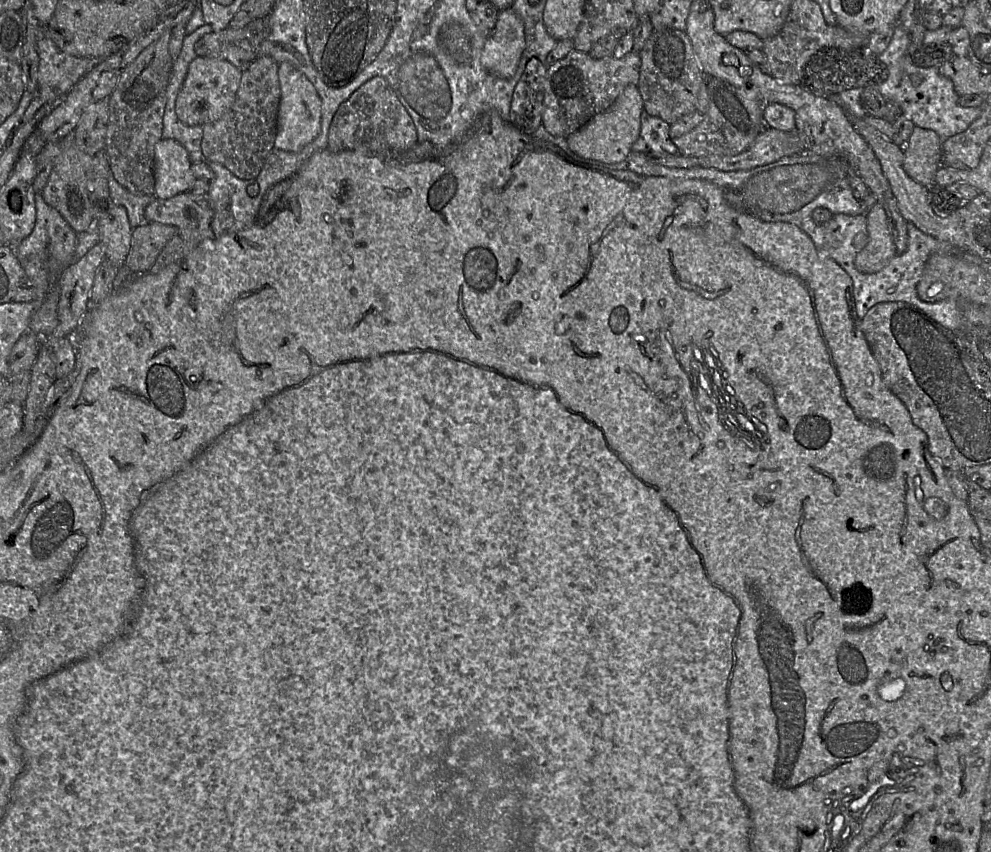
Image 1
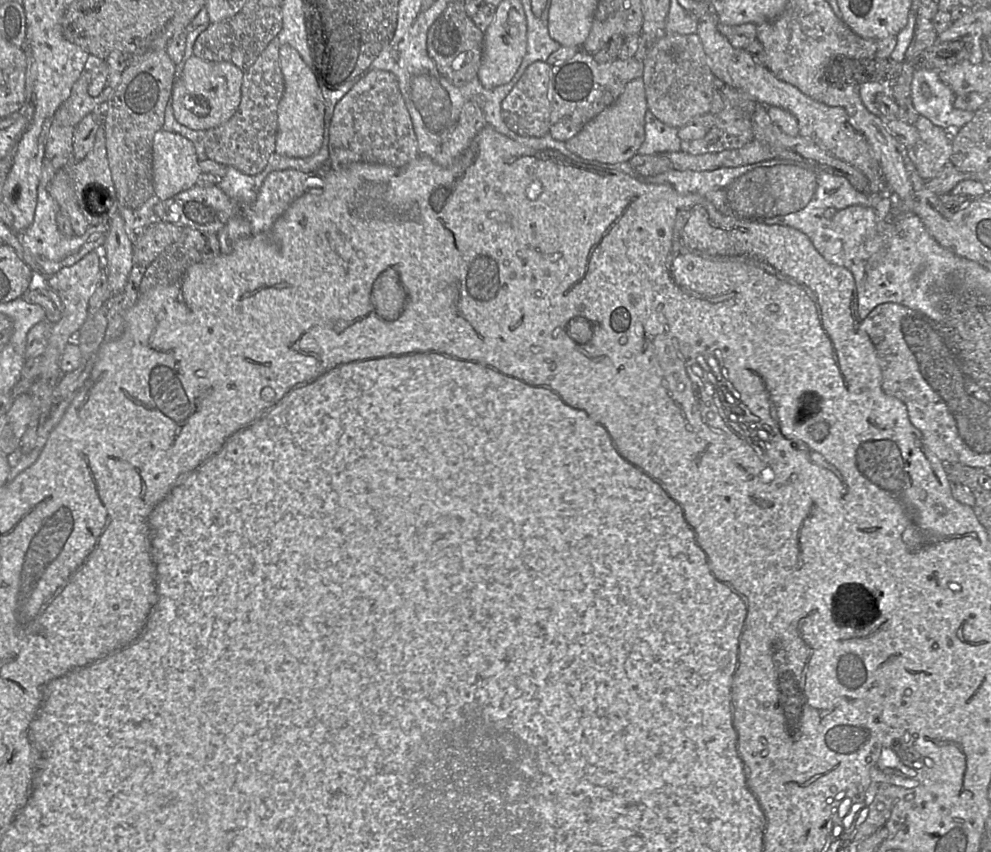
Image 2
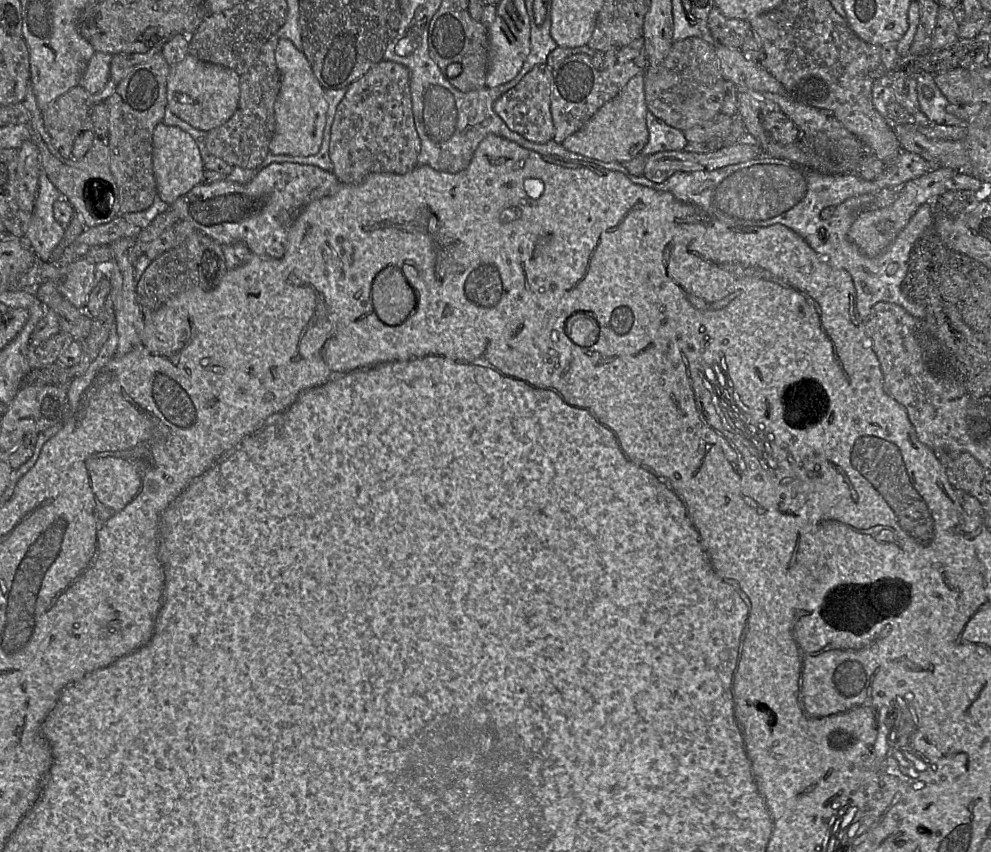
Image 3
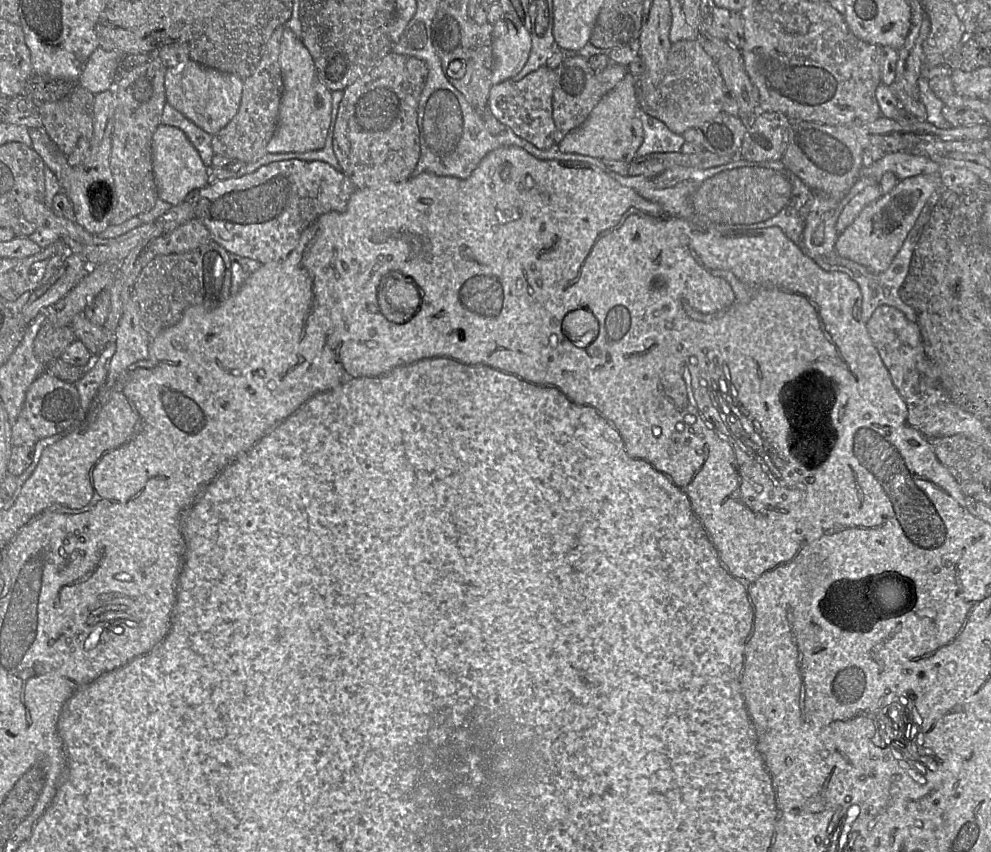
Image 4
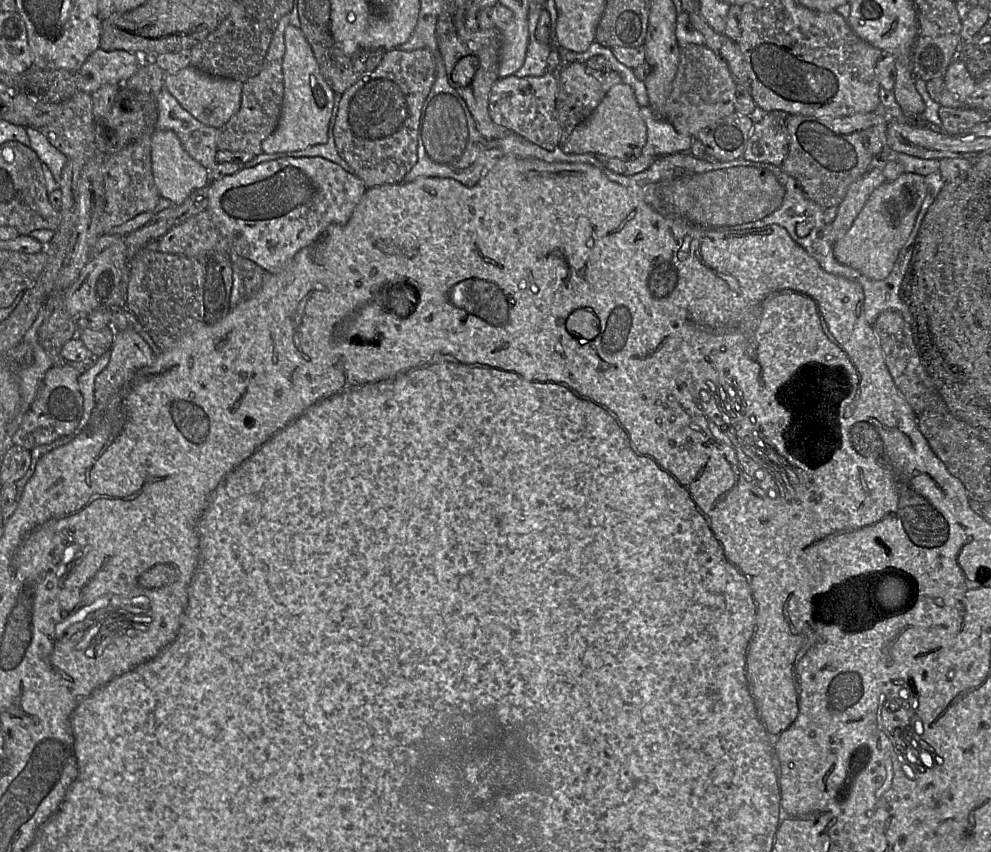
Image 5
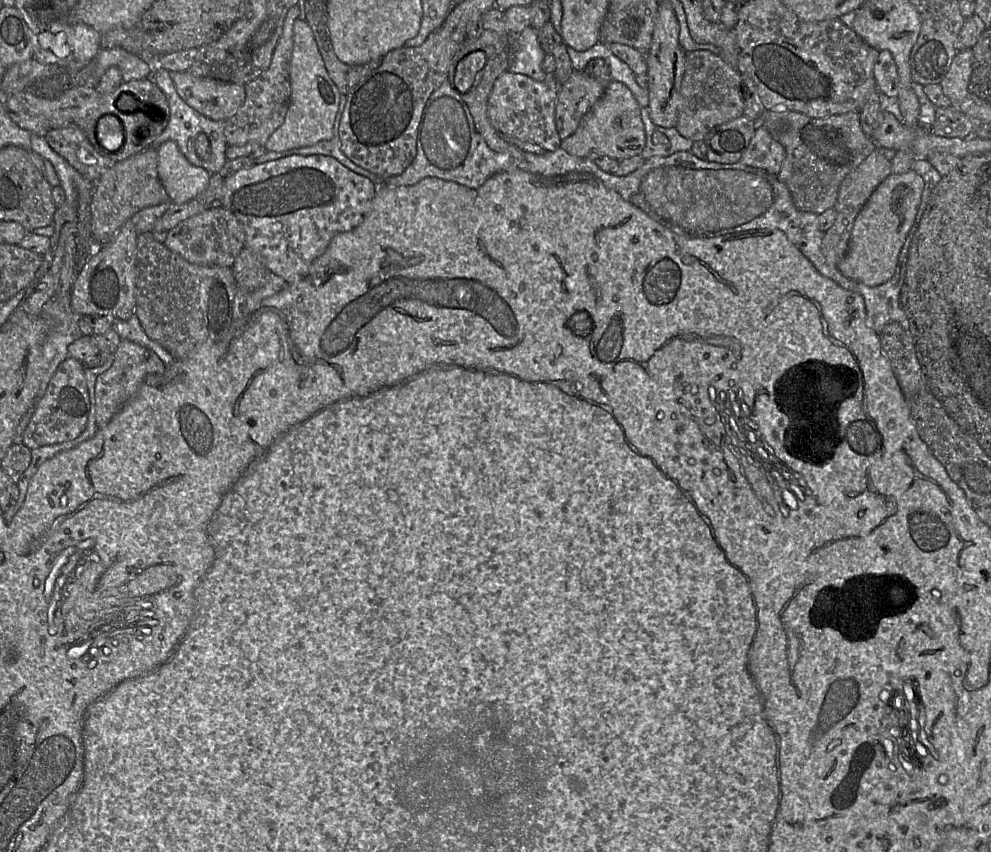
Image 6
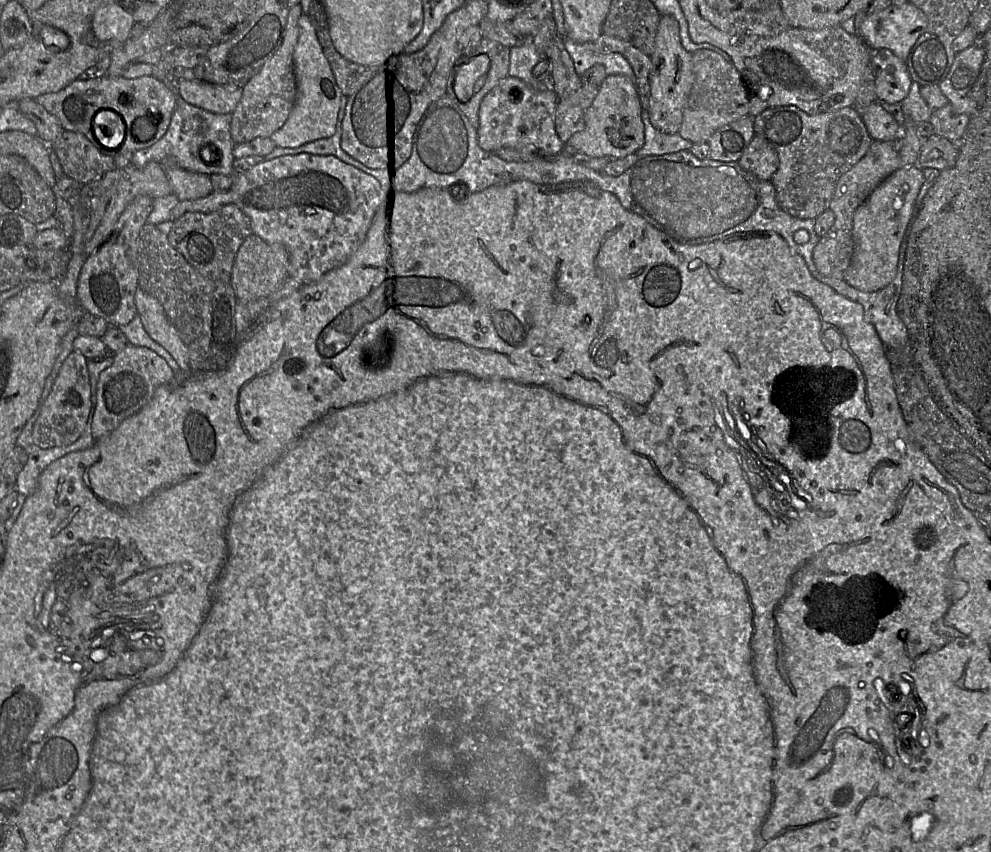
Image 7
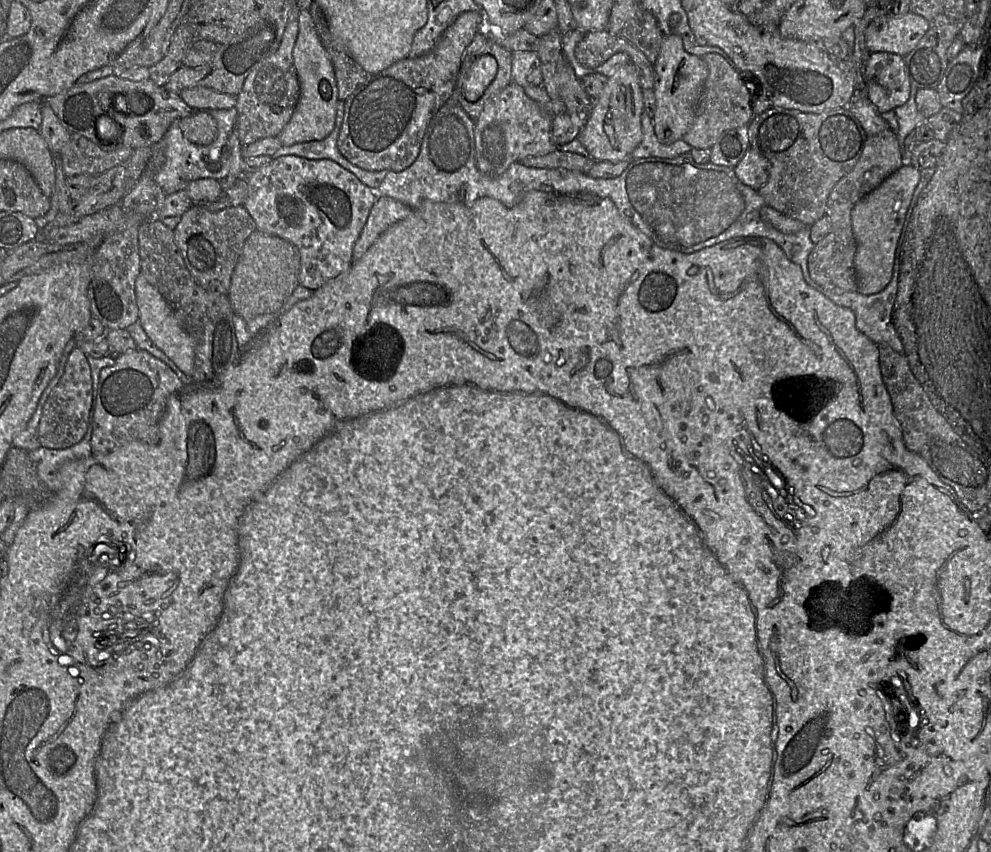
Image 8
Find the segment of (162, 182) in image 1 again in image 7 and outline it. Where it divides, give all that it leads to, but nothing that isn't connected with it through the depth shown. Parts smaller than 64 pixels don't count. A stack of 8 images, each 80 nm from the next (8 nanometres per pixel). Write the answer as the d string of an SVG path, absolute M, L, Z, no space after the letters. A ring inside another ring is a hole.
M168 164L164 168L173 193L180 201L204 198L213 192L210 176Z

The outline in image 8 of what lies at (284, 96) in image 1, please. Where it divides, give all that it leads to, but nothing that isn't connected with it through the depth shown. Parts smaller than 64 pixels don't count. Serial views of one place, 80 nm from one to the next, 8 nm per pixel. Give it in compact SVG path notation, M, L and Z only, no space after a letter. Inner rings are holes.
M301 10L298 37L293 49L295 71L300 84L300 97L290 121L278 135L282 146L322 140L333 130L336 119L338 89L332 62L316 32L309 10Z

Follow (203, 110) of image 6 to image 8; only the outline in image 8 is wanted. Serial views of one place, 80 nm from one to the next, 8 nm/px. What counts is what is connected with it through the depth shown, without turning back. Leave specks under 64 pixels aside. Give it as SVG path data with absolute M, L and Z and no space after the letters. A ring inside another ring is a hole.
M203 86L185 88L179 95L194 110L230 109L237 104L236 96Z

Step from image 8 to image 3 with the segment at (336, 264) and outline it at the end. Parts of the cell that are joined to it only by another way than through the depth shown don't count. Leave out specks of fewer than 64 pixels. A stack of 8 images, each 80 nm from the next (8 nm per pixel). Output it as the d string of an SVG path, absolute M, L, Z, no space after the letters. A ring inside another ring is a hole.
M272 163L248 183L239 184L228 180L201 183L188 193L180 196L169 209L173 210L180 221L189 222L194 229L202 231L220 245L244 243L257 255L281 258L287 247L288 231L300 213L311 202L332 194L340 185L336 176L313 165L297 163Z

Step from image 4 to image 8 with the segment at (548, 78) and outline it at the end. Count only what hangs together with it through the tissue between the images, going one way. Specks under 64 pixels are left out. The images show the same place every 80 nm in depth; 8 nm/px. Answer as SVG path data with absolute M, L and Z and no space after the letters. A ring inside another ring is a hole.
M511 82L485 102L479 117L474 121L478 170L483 175L496 178L514 162L559 149L551 141L551 126L552 117L526 95L523 87Z

